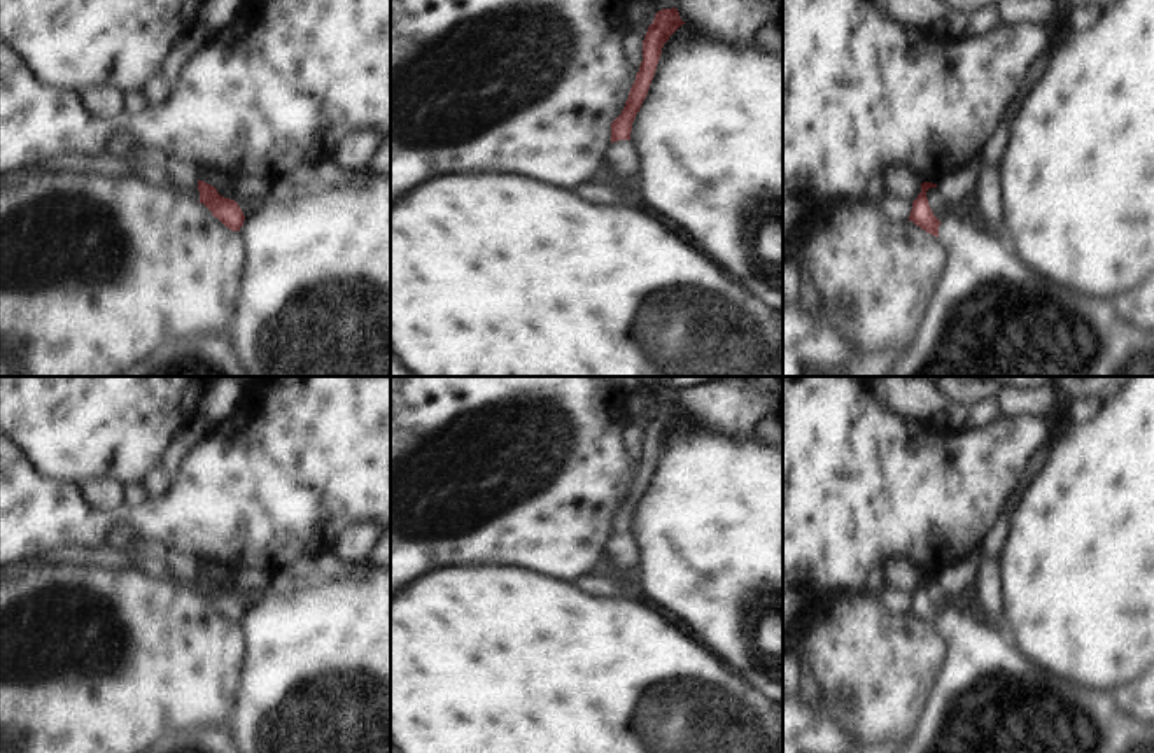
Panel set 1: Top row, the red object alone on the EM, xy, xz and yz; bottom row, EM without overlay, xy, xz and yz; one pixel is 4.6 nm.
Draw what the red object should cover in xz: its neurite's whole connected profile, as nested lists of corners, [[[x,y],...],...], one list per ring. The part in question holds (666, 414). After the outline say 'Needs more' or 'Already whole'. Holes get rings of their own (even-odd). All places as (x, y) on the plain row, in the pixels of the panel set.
[[[674,399],[662,401],[655,406],[655,412],[648,419],[643,433],[643,454],[639,464],[636,466],[625,499],[611,515],[611,536],[608,538],[604,552],[611,562],[611,567],[629,578],[634,576],[634,571],[639,566],[639,548],[630,534],[632,515],[648,487],[662,440],[681,417],[685,417],[685,413]]]. Needs more.

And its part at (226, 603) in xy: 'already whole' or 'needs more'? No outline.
already whole

